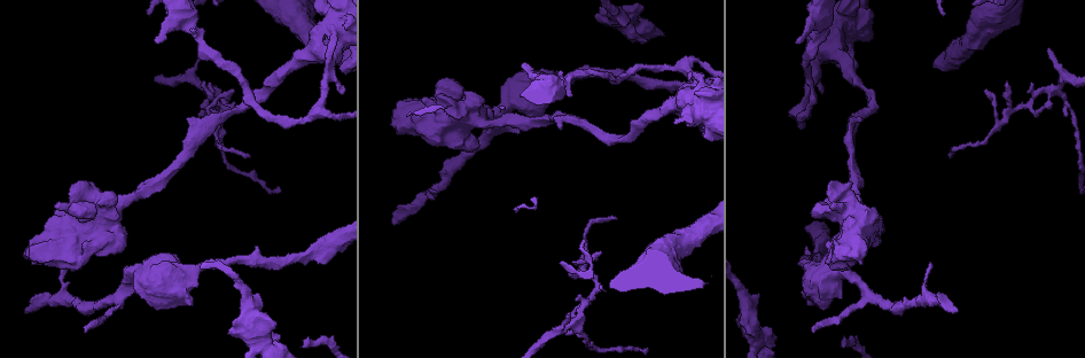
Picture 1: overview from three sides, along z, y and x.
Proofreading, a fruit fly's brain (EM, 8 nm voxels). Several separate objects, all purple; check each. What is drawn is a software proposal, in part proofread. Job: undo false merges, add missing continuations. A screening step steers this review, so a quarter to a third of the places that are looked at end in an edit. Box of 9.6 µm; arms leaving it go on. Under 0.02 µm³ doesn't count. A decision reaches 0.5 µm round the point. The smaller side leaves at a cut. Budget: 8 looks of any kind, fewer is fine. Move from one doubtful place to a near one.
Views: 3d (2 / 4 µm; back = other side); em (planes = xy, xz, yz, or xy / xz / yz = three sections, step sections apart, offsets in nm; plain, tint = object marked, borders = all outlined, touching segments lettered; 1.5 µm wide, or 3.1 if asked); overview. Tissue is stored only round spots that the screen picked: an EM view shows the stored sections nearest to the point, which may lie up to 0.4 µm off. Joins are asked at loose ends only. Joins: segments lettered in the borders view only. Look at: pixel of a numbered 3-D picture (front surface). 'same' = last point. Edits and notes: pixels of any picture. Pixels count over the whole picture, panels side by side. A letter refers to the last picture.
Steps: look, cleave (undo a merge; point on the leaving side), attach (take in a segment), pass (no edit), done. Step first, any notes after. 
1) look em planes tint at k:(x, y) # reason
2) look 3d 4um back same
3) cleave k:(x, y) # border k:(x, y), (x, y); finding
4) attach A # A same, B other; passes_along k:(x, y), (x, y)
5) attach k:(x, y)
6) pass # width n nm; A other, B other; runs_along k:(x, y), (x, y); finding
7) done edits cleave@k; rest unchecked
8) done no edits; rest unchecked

look em xz step 8 borders at 1:(571, 274) # branch stops here

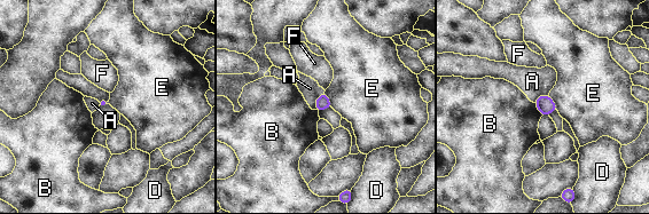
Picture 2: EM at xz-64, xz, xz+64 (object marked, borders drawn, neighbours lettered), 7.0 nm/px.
look em planes borders same # cut it another way

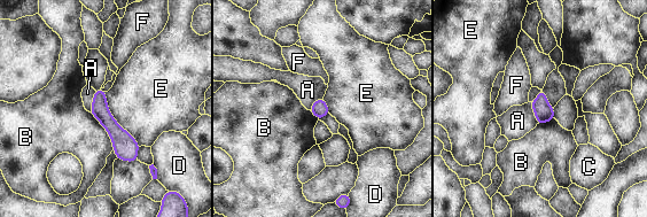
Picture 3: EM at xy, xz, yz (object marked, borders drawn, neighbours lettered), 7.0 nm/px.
pass # A other, B other, C other, D other, E other, F other; border 3:(104, 92), (111, 116), (140, 146); no lettered segment goes on from it

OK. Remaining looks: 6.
look em yz step 8 borders at 1:(85, 331) # thin end

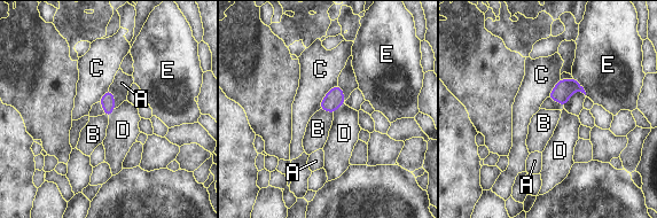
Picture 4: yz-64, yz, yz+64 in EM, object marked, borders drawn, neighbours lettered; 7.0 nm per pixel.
look em planes borders same # cut it another way

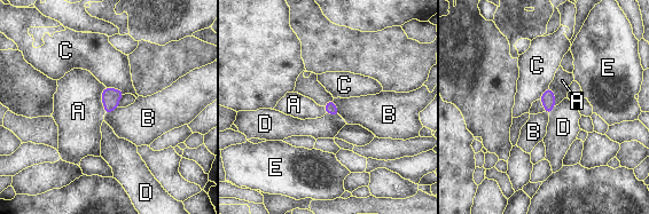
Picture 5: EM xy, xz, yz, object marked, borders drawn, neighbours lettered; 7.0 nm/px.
pass # A other, B other, C other, D other, E other; none of them fits

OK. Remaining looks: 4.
look em planes borders at 1:(31, 263) # thick end

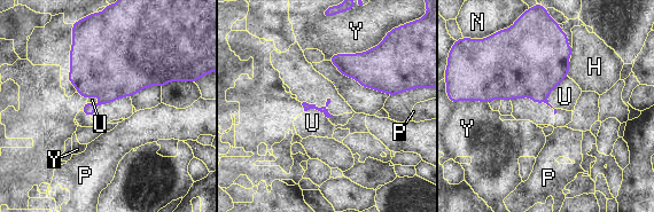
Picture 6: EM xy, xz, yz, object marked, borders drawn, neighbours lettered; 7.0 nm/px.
pass # H other, N other, P other, U other, Y other; border 6:(567, 76), (549, 94), (554, 109); no lettered segment goes on from it

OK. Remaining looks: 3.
done no edits; rest unchecked

